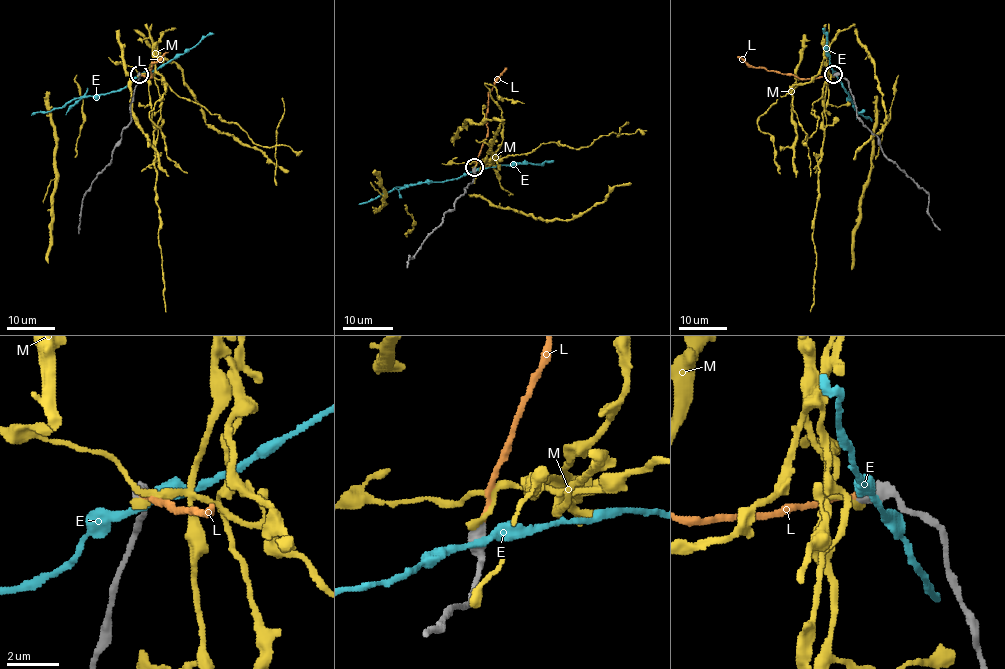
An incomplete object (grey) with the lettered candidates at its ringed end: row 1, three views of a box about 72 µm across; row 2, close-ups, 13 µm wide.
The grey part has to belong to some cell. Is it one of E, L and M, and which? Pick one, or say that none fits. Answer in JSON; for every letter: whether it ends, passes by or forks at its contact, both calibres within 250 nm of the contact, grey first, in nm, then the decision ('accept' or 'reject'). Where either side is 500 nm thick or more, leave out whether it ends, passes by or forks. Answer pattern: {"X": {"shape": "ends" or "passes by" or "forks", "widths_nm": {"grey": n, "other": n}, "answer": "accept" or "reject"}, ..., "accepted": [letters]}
{"E": {"widths_nm": {"grey": 650, "other": 260}, "answer": "reject"}, "L": {"widths_nm": {"grey": 600, "other": 280}, "answer": "accept"}, "M": {"widths_nm": {"grey": 600, "other": 300}, "answer": "reject"}, "accepted": ["L"]}

